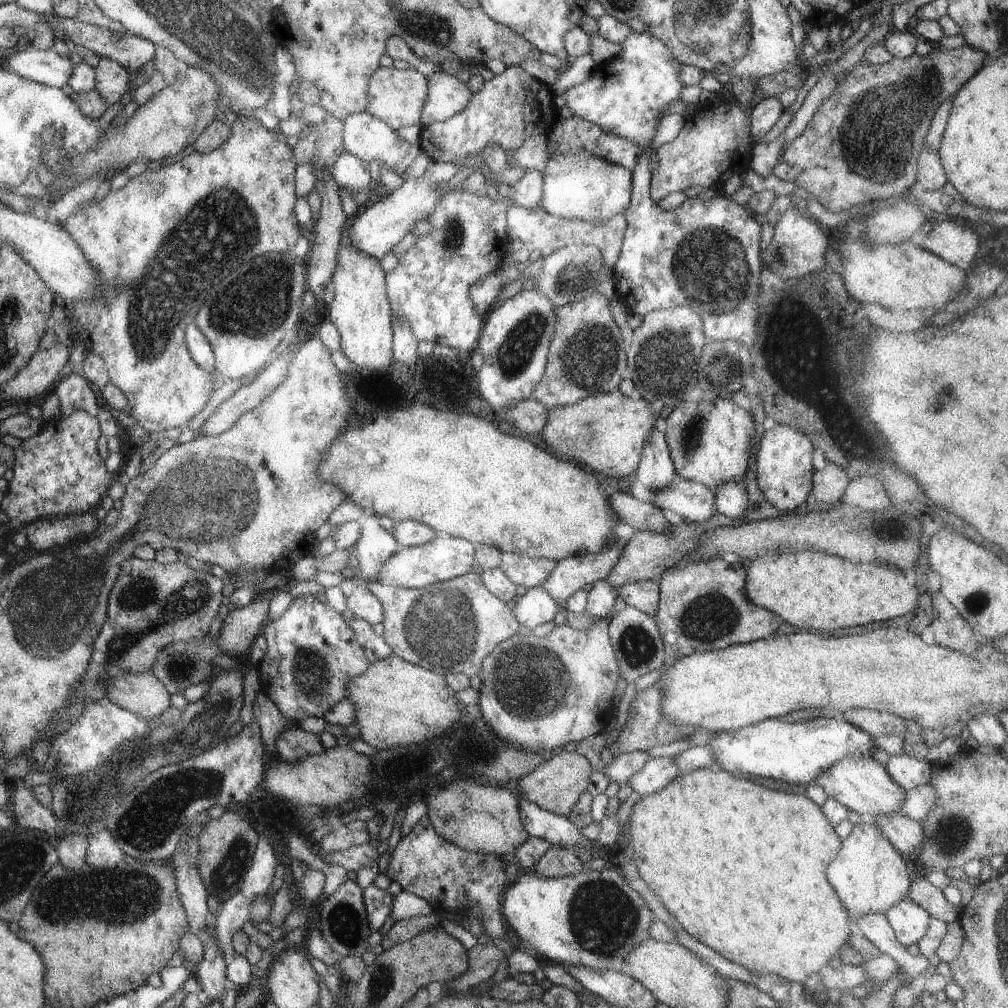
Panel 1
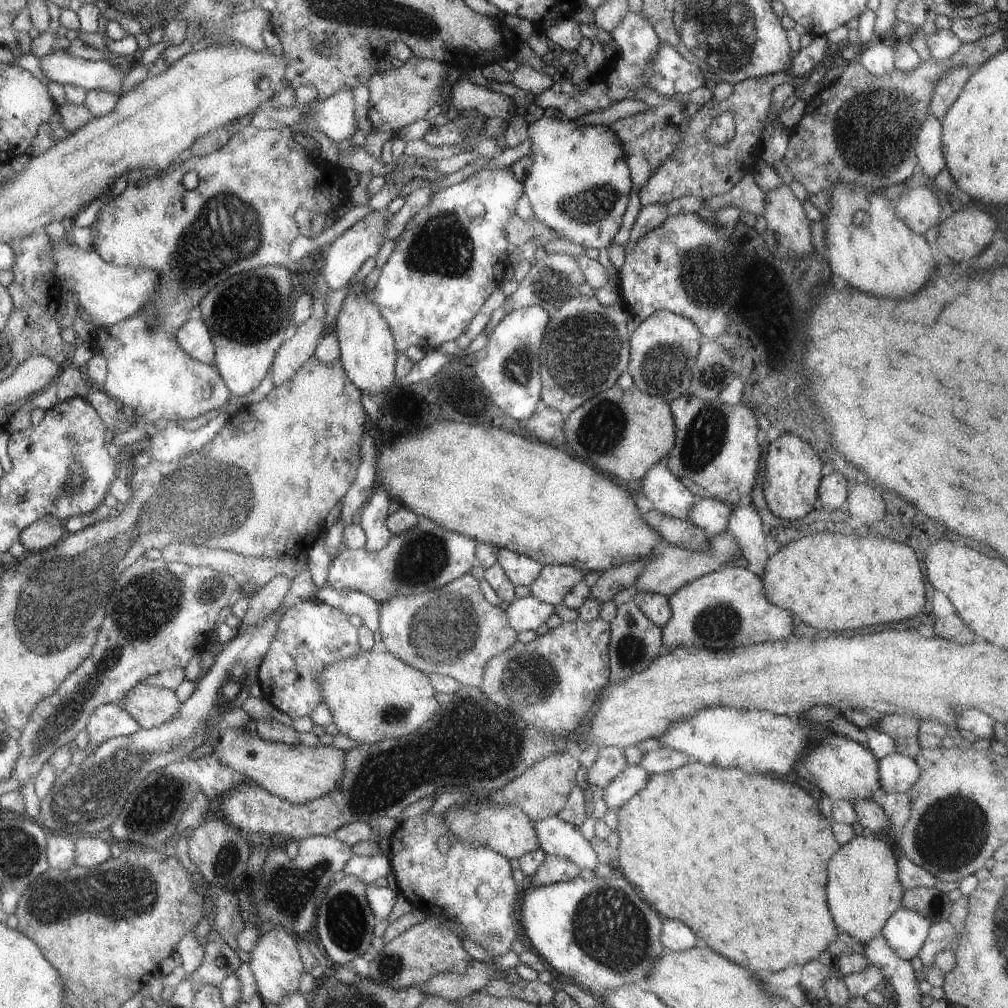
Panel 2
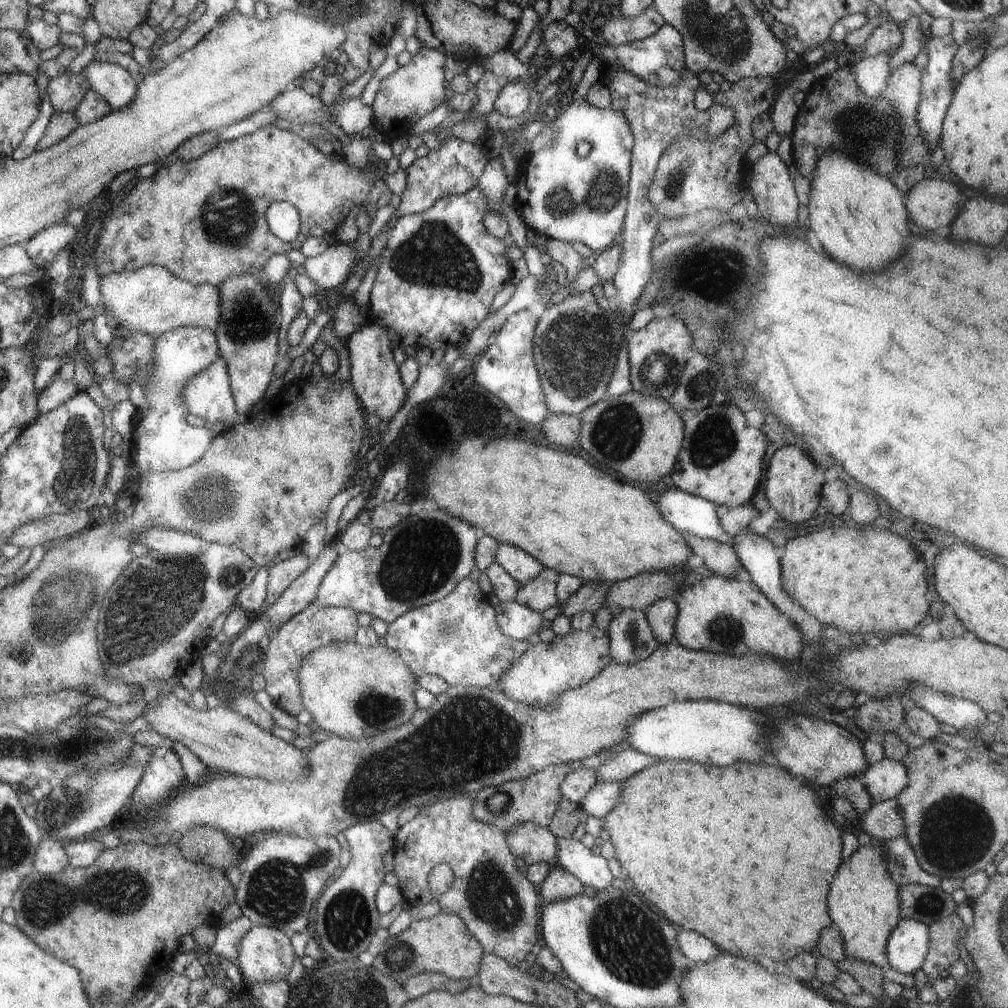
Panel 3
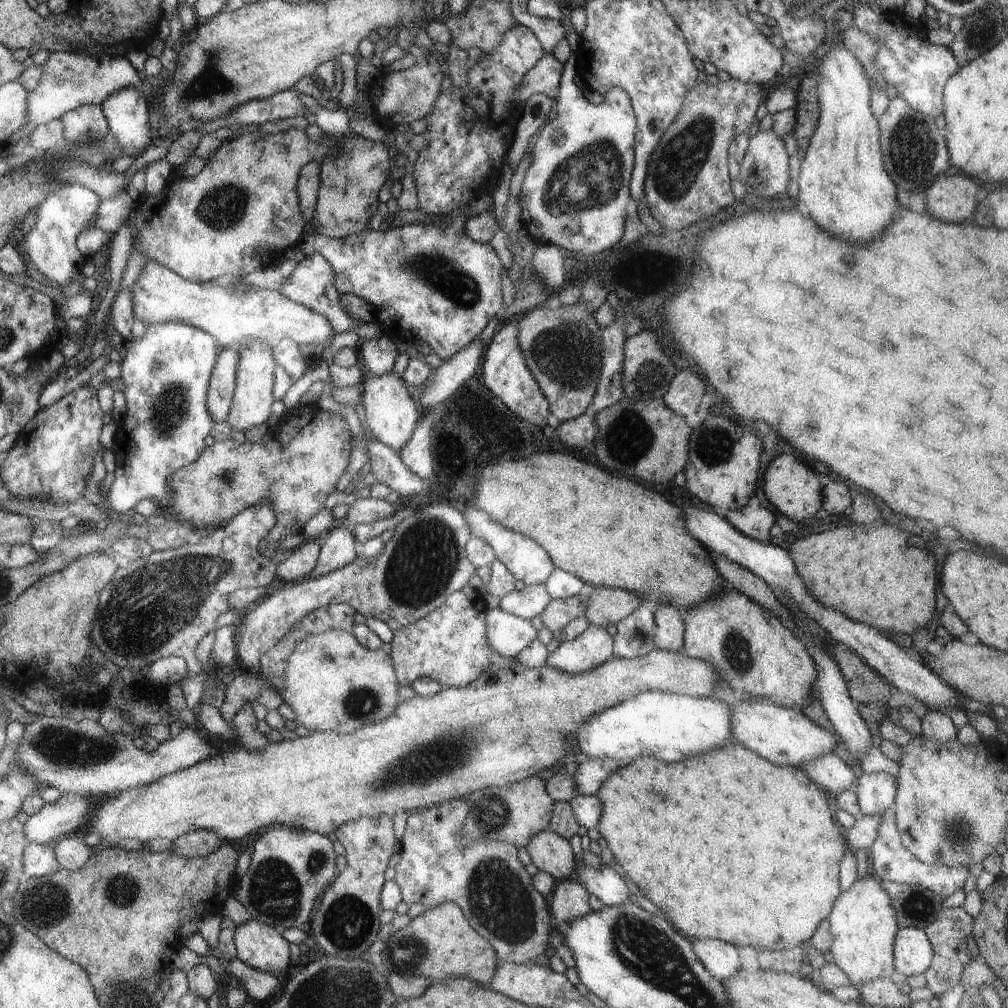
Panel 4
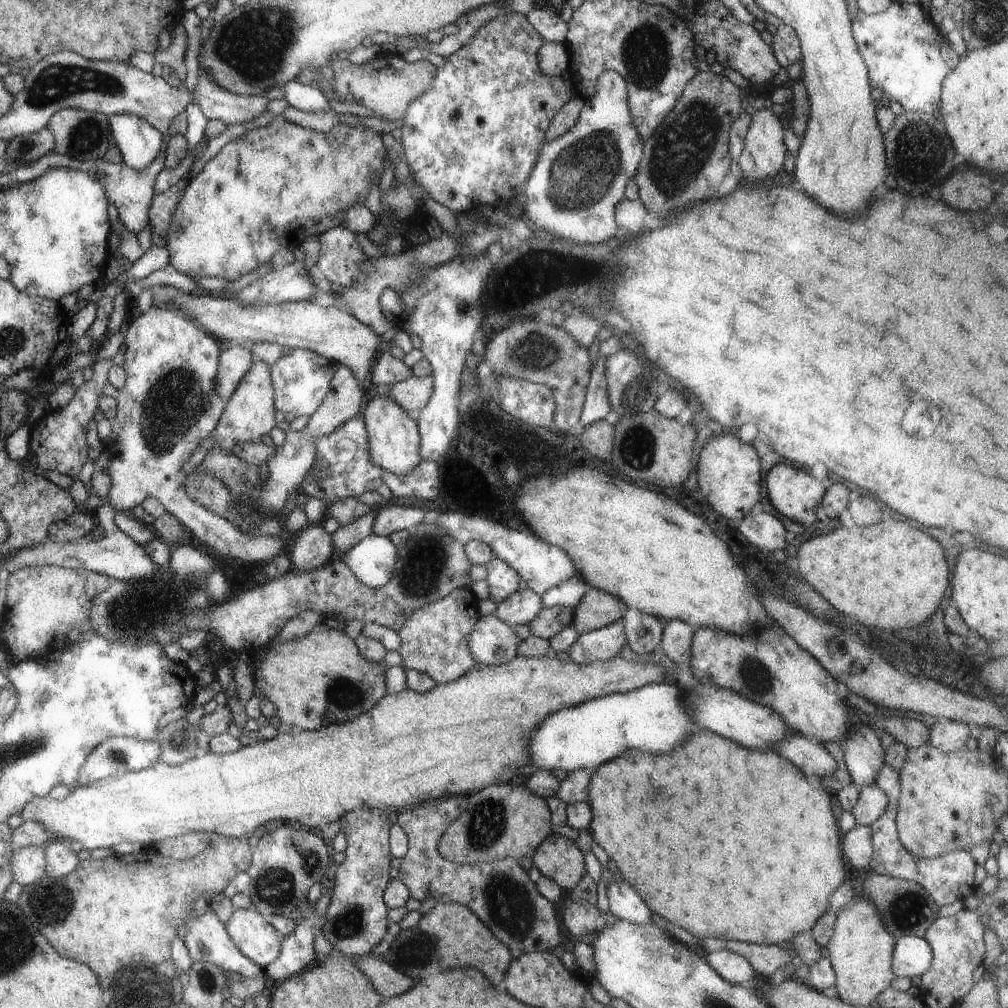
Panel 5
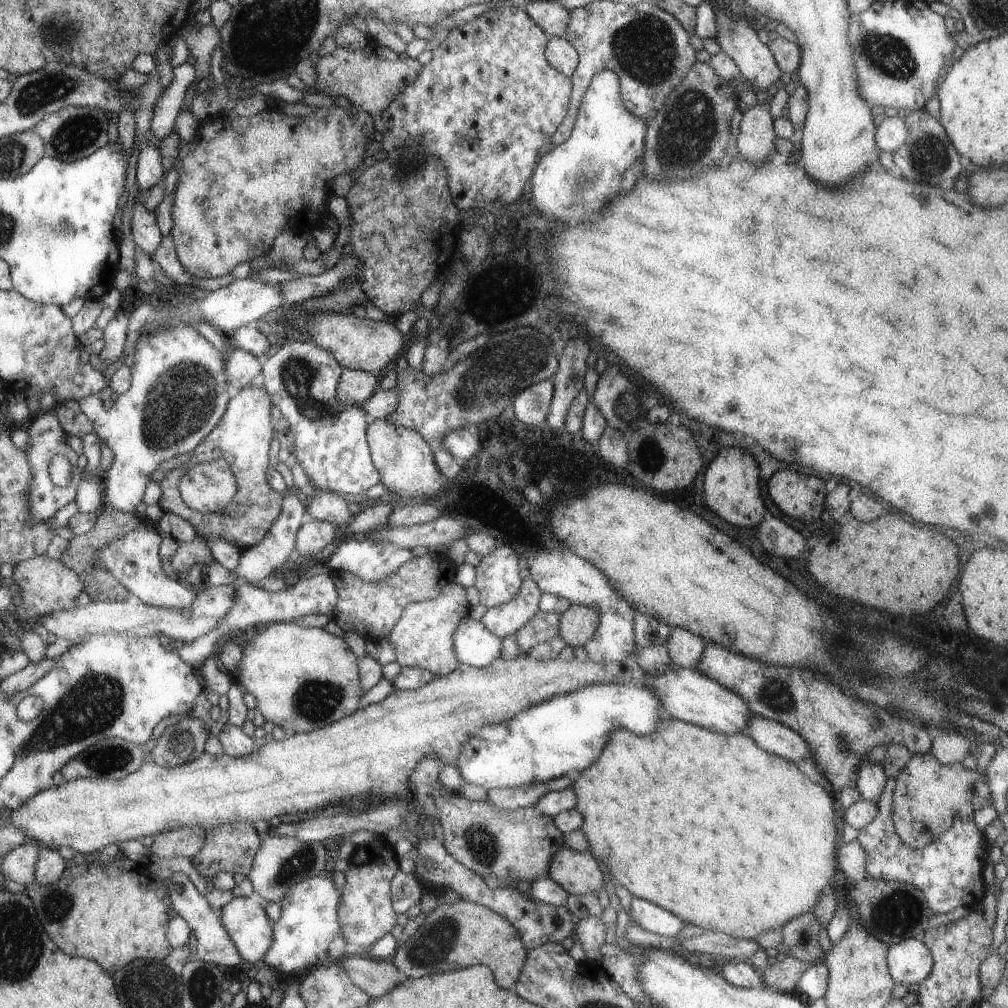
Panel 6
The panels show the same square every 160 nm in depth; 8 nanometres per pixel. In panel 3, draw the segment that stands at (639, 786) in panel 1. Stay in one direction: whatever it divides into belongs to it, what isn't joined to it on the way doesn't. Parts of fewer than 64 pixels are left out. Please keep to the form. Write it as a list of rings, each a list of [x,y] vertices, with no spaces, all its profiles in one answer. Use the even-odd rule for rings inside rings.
[[[597,781],[583,795],[578,805],[587,816],[602,820],[617,804],[623,781]]]

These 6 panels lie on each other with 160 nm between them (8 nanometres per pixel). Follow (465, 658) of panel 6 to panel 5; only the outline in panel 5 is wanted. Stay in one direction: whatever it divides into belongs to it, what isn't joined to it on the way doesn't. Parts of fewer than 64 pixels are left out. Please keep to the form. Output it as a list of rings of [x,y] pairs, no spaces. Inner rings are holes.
[[[492,614],[480,616],[466,636],[468,653],[478,663],[506,663],[515,656],[517,645],[522,641],[514,628]]]

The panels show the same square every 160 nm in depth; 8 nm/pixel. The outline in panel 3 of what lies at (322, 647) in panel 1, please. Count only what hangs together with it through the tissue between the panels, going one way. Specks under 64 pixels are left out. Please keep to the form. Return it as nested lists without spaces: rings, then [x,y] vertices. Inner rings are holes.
[[[309,603],[303,610],[296,612],[289,620],[286,620],[273,634],[271,640],[267,643],[267,650],[263,660],[262,674],[265,686],[265,697],[269,698],[275,707],[282,708],[287,714],[296,716],[303,709],[298,689],[298,670],[300,663],[310,652],[319,647],[324,647],[329,643],[350,641],[354,632],[358,629],[356,623],[357,613],[349,607],[324,607],[317,603]]]

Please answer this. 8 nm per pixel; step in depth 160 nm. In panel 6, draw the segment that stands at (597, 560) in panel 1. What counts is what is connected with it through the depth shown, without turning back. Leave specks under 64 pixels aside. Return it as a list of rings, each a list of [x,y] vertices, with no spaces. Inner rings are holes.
[[[528,577],[520,582],[520,587],[511,600],[488,608],[478,621],[491,634],[503,639],[517,632],[538,611],[540,598],[540,590]]]

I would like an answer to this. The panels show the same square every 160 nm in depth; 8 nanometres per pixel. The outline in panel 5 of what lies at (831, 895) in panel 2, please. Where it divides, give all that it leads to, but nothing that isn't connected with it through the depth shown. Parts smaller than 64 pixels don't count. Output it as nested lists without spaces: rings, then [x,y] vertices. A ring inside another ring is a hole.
[[[852,897],[834,912],[832,933],[825,947],[829,951],[827,956],[834,972],[837,997],[858,1007],[874,1005],[875,996],[890,986],[894,977],[890,965],[894,939],[867,897]]]

